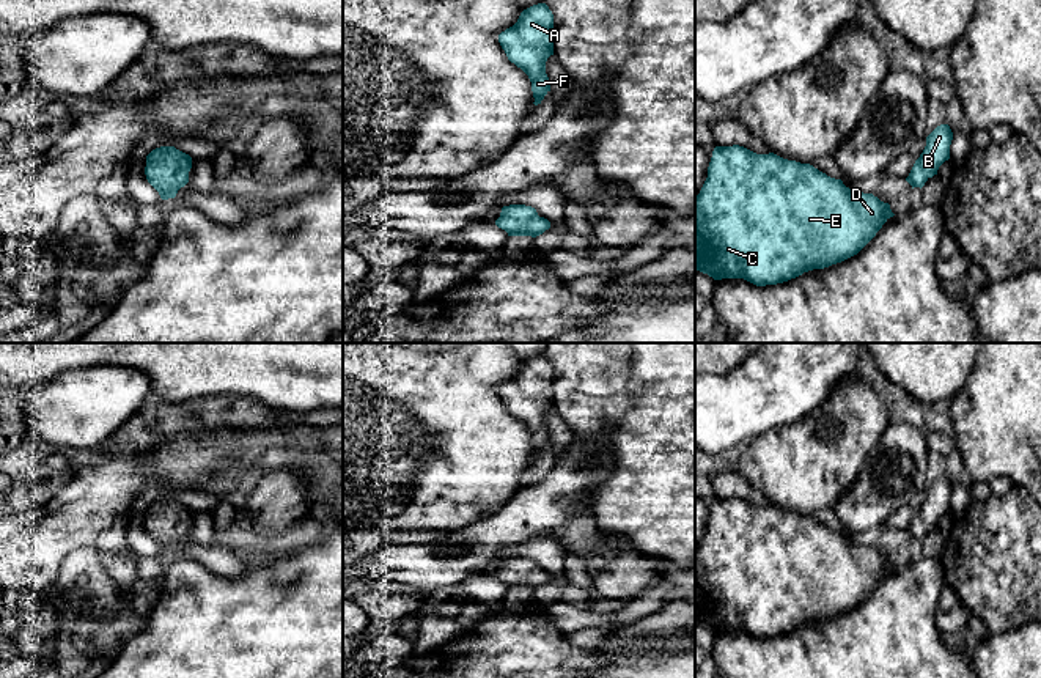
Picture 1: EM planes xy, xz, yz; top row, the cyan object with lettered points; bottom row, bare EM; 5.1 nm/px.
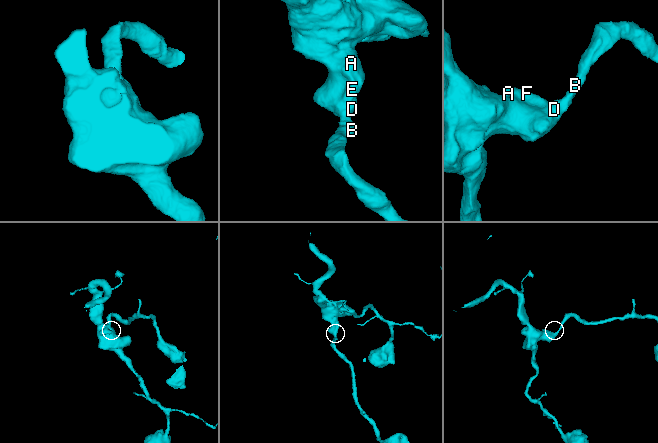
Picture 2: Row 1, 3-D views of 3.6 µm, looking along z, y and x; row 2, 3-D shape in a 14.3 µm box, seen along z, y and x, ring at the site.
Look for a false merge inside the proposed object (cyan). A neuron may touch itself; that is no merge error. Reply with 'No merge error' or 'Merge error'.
No merge error

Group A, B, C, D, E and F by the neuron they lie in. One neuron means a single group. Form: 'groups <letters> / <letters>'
groups A B C D E F

